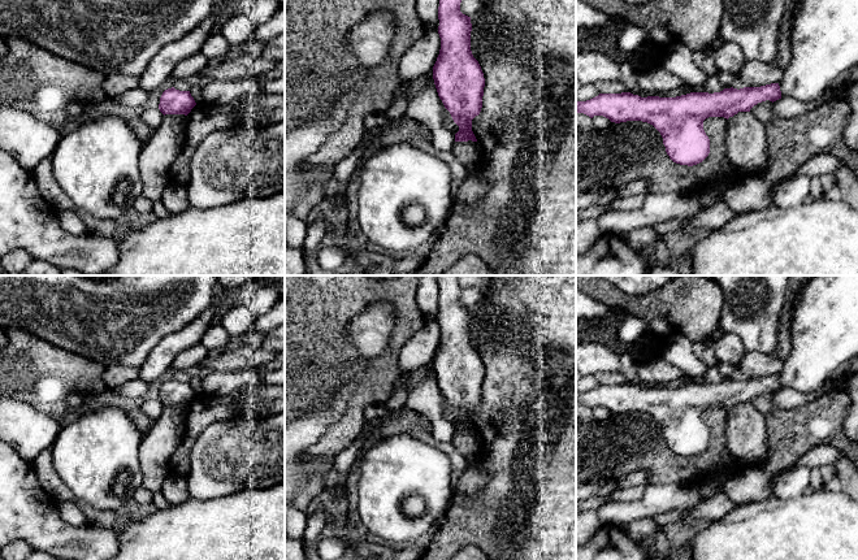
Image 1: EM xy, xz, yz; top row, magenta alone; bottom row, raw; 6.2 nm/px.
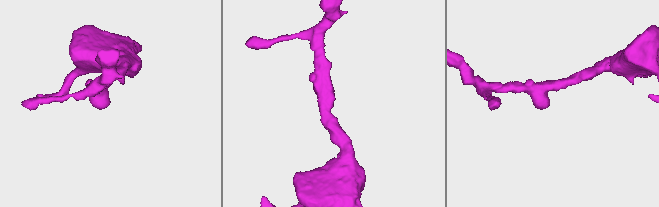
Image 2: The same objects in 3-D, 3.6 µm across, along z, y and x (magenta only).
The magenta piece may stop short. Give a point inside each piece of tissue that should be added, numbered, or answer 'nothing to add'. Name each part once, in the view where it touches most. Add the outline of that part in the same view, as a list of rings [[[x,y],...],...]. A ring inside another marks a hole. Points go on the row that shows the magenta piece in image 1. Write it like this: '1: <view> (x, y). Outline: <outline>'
nothing to add

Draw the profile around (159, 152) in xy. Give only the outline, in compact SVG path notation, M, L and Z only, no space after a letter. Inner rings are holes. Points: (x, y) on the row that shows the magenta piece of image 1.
M165 114L160 127L140 151L138 165L143 196L152 203L162 199L162 192L170 183L169 169L183 147L186 123L185 114Z

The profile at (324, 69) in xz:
M285 0L285 136L299 125L321 116L350 87L358 88L344 123L309 156L308 164L337 165L360 144L365 134L365 117L390 107L399 84L399 62L426 30L428 26L419 16L419 0ZM378 10L393 14L395 34L387 58L374 69L360 69L346 43L347 34Z

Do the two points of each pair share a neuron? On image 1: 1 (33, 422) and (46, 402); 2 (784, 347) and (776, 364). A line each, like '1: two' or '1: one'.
1: two
2: two

